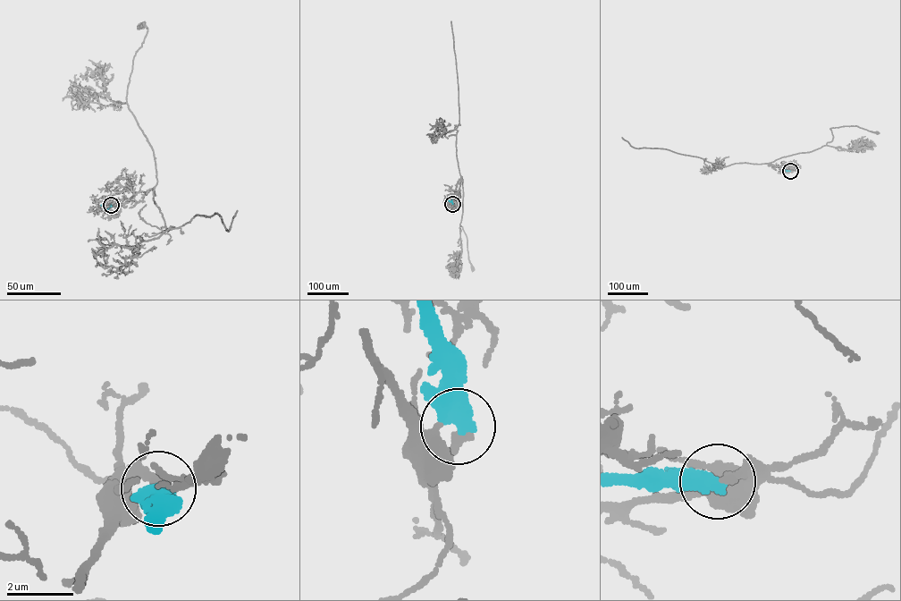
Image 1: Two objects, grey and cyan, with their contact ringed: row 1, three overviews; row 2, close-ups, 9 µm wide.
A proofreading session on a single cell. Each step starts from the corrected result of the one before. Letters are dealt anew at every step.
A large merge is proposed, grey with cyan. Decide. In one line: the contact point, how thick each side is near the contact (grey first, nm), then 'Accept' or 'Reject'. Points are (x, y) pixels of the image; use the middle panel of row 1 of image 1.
Place: (452, 204). Thickness 300 nm (grey) against 550 nm. Reject

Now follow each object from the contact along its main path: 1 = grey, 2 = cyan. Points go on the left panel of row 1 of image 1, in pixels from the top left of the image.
1: (111, 204), (147, 192), (157, 181), (154, 152), (126, 96), (133, 56), (147, 29), (141, 25)
2: (111, 205), (105, 209), (100, 205)

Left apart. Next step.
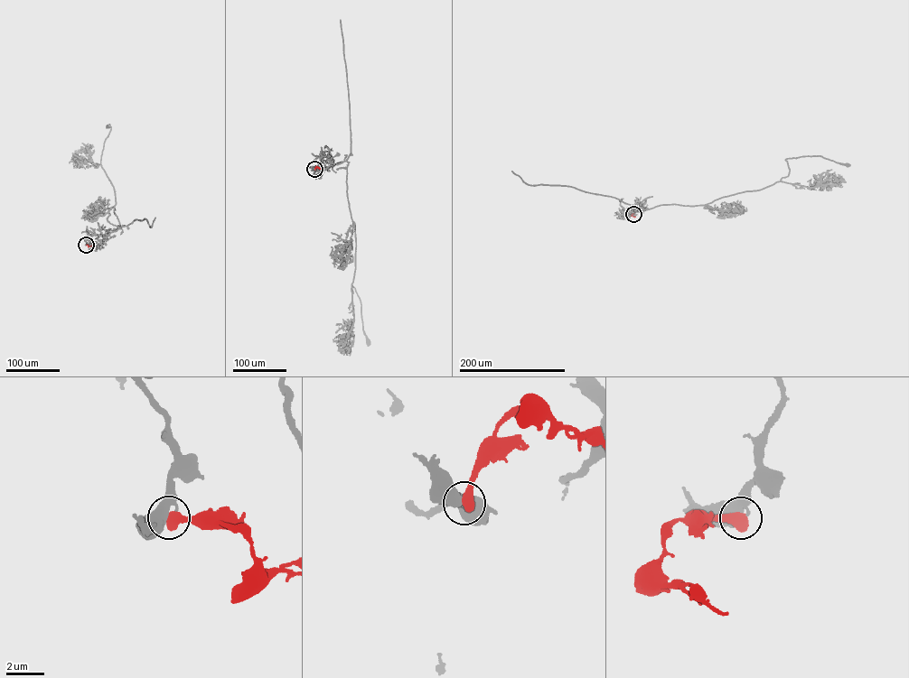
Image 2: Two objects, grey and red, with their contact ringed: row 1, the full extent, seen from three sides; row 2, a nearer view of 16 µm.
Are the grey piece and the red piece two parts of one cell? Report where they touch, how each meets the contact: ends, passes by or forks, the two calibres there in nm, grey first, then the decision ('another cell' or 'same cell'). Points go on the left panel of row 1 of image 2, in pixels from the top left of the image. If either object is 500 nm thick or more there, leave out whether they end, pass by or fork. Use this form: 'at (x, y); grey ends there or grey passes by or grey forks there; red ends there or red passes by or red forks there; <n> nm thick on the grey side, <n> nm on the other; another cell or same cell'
at (86, 245); 440 nm thick on the grey side, 600 nm on the other; another cell

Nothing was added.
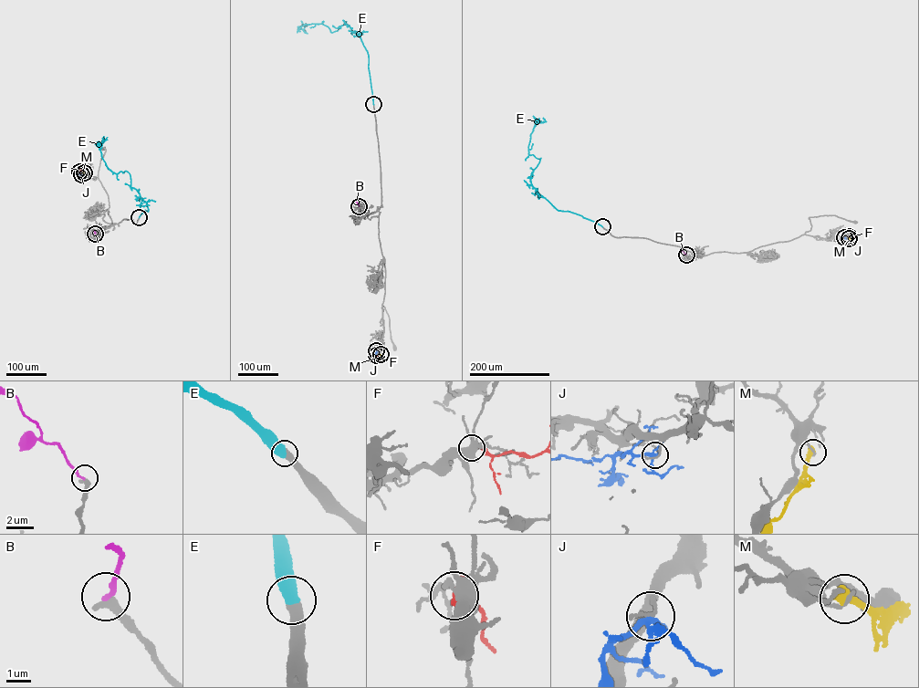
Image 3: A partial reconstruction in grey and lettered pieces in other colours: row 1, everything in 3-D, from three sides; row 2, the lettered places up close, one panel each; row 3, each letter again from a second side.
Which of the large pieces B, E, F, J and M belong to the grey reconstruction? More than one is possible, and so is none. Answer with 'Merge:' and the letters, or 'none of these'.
Merge: E

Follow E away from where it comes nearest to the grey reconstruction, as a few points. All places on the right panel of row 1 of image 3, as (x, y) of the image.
E: (602, 226), (557, 210), (532, 185), (530, 177), (540, 158), (529, 155), (528, 146), (543, 118)

